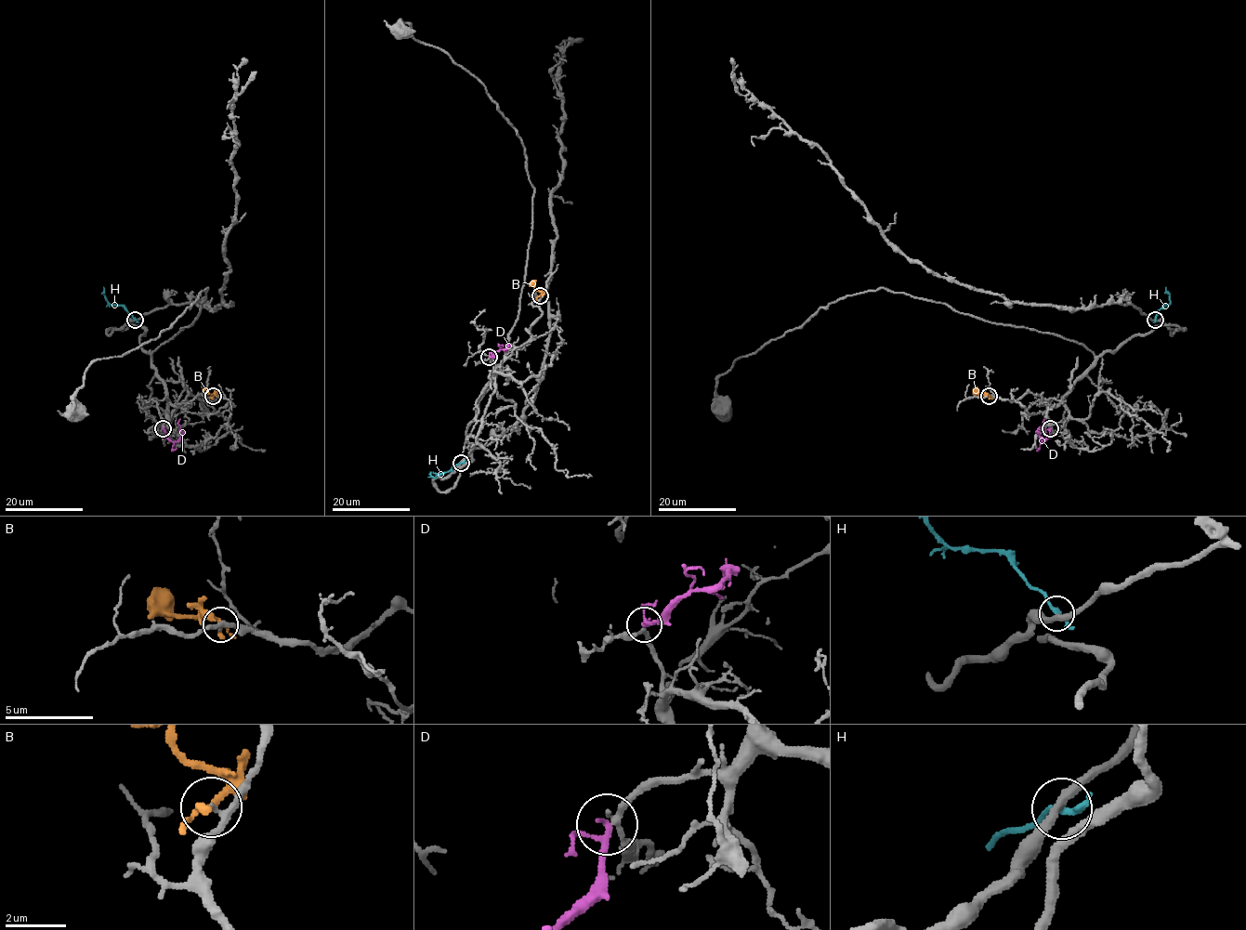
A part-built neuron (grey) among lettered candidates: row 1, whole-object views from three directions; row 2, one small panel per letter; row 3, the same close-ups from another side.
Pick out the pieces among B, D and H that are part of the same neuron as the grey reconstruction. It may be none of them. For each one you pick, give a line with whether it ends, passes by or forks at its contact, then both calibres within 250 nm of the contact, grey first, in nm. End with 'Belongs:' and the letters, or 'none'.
D: it passes by; calibres 200 and 190 nm
Belongs: D

